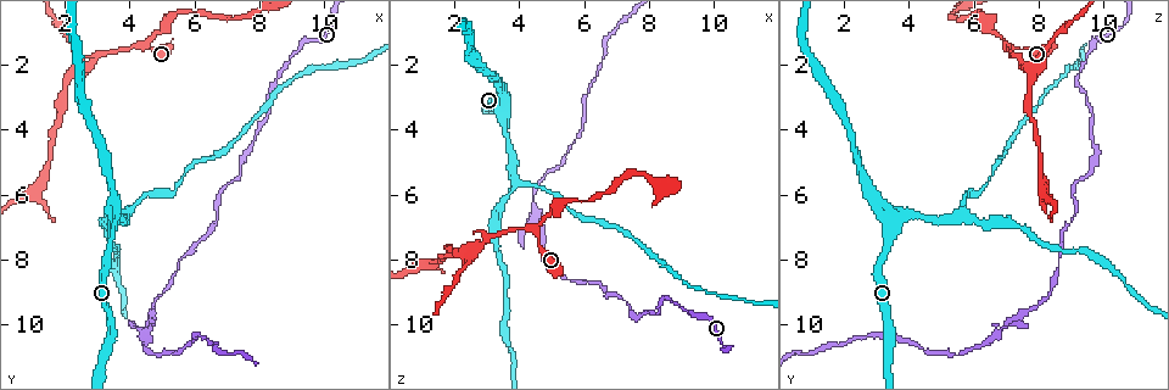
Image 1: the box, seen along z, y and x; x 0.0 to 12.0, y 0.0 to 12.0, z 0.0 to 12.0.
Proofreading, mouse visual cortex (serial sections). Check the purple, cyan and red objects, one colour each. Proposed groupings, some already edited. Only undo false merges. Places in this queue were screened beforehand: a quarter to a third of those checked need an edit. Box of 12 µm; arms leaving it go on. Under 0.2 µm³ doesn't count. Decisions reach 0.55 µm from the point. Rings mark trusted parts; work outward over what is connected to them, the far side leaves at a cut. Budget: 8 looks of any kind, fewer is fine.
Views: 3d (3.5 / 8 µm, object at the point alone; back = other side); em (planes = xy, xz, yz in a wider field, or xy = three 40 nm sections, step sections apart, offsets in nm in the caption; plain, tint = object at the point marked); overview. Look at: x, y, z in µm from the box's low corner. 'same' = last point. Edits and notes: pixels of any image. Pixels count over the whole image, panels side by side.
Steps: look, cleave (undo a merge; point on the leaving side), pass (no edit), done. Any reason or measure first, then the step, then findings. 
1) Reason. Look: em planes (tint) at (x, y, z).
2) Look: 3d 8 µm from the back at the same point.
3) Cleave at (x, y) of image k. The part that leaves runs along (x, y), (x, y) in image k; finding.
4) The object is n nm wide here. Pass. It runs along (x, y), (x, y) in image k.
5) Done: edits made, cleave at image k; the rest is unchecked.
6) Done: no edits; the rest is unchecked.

Sharp bend. Look: 3d 3.5 µm at (4.4, 1.4, 7.1).

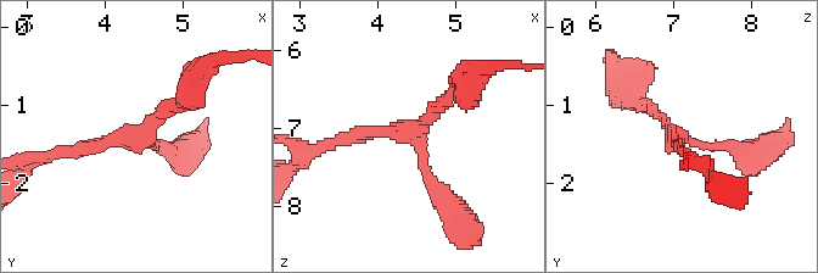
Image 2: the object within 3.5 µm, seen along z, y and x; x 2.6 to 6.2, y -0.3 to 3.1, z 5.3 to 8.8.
Now the EM. Look: em xy step 5 (tint) at (4.40, 1.45, 7.10).

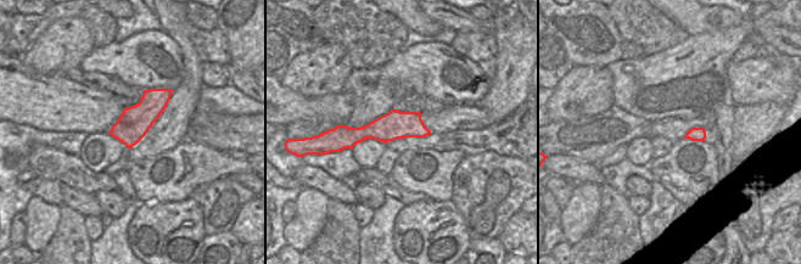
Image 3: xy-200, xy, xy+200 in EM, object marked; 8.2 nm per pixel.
Pass. It runs along (425, 132), (375, 129), (339, 140) in image 3; one cell here.

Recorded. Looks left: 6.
Look: 3d 3.5 µm from the back at (4.0, 6.6, 5.5).

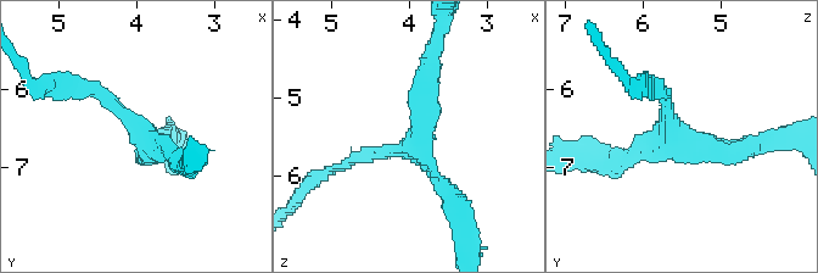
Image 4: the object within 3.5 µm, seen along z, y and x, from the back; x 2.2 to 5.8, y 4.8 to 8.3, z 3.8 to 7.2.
3 arms meet here; the arms are 150, 200, 300 nm wide. Look: em planes (tint) at (3.90, 6.60, 5.60).

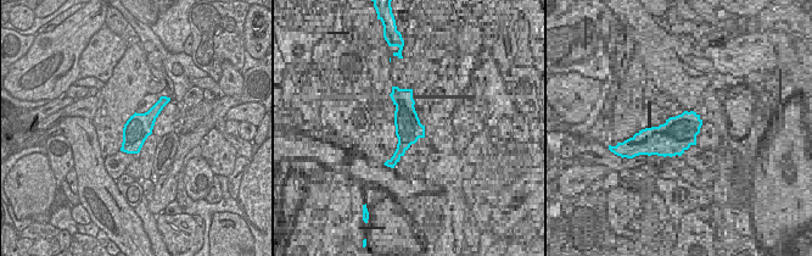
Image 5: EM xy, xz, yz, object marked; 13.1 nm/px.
Look: em xy step 2 (tint) at the same point.

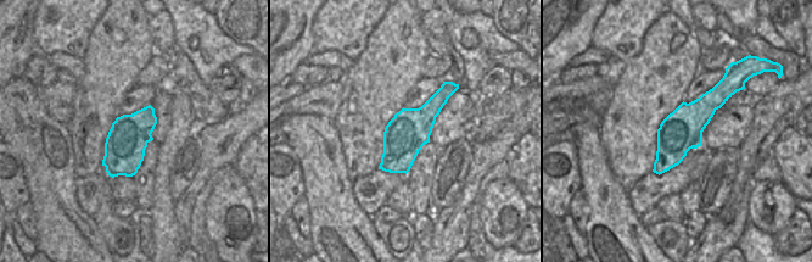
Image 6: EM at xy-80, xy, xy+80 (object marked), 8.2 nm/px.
Pass. It runs along (430, 71), (415, 143), (453, 201) in image 4; one cell here.

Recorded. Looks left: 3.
Thin neck. Look: 3d 8 µm at (8.9, 1.9, 9.3).

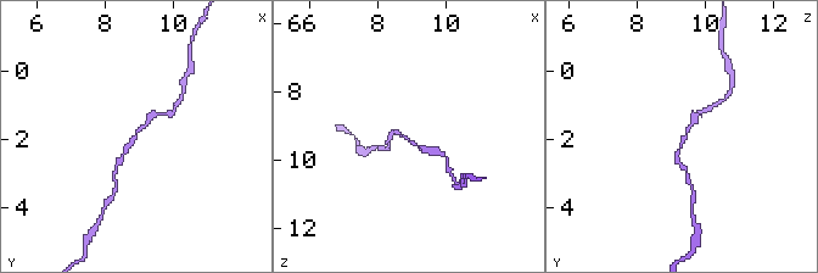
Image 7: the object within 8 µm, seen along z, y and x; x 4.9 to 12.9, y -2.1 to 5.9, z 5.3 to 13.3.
Look: 3d 3.5 µm at (8.9, 2.0, 9.4).

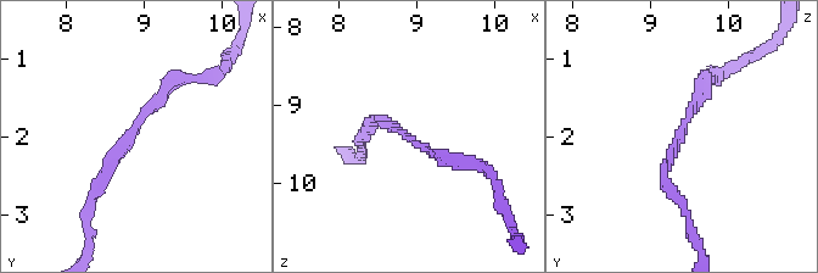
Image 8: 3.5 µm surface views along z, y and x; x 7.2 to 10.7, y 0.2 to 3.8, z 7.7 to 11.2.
Shape alone is not enough. Look: em xy step 2 (tint) at (8.85, 1.95, 9.40).

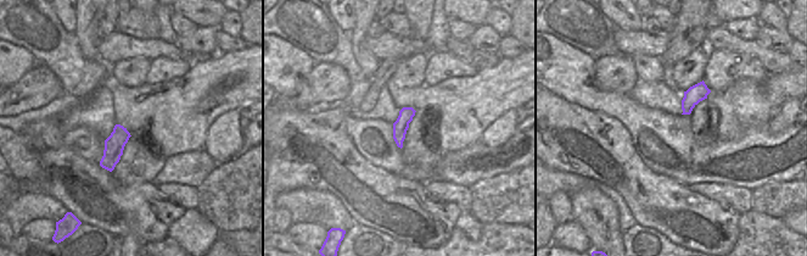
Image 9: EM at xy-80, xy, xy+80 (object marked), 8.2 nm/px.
Pass. It runs along (185, 79), (140, 121), (91, 195) in image 8; all the same cell.

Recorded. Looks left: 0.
Done: no edits; the rest is unchecked.

